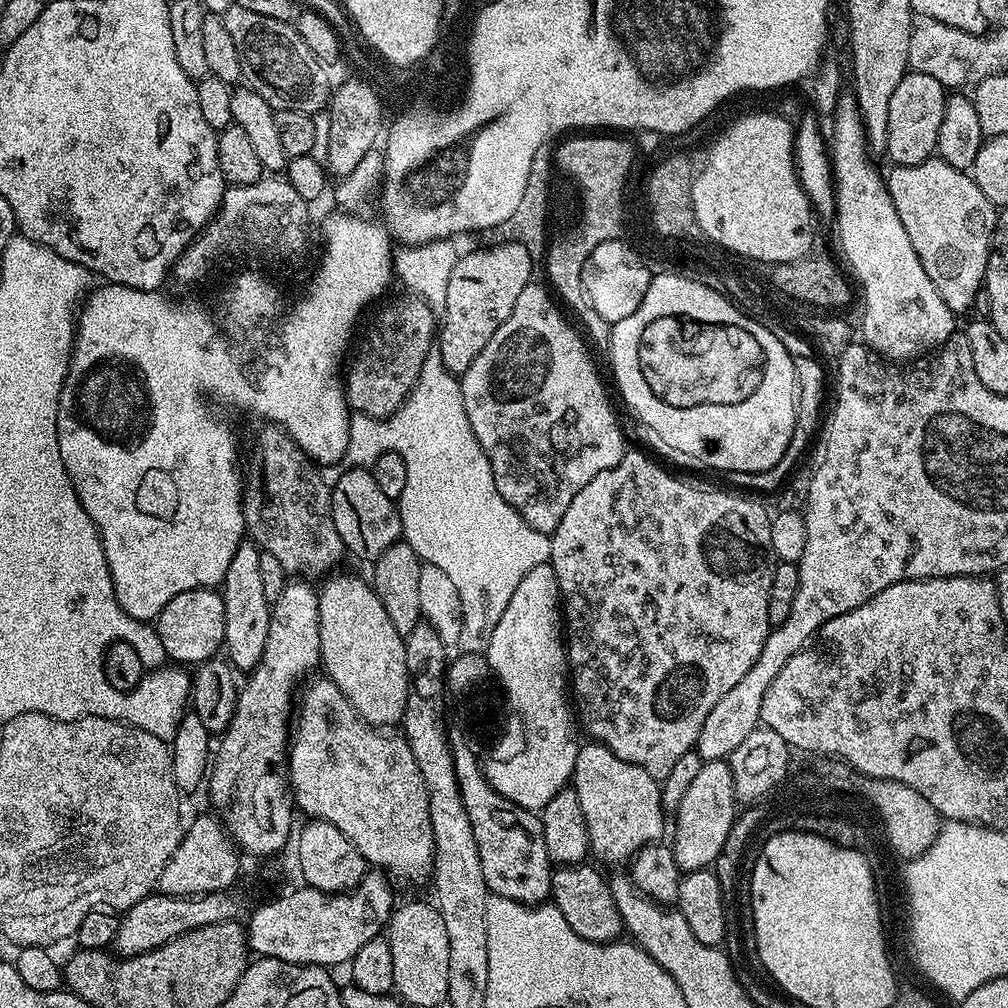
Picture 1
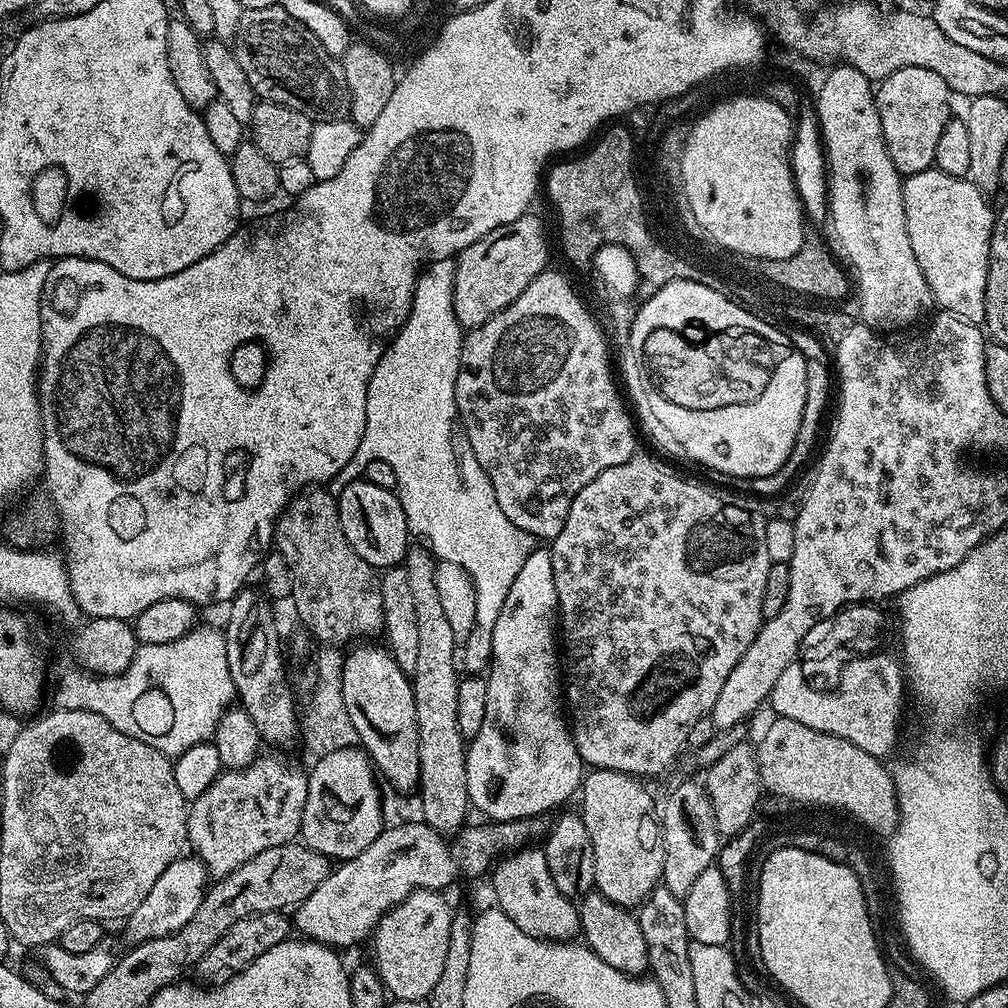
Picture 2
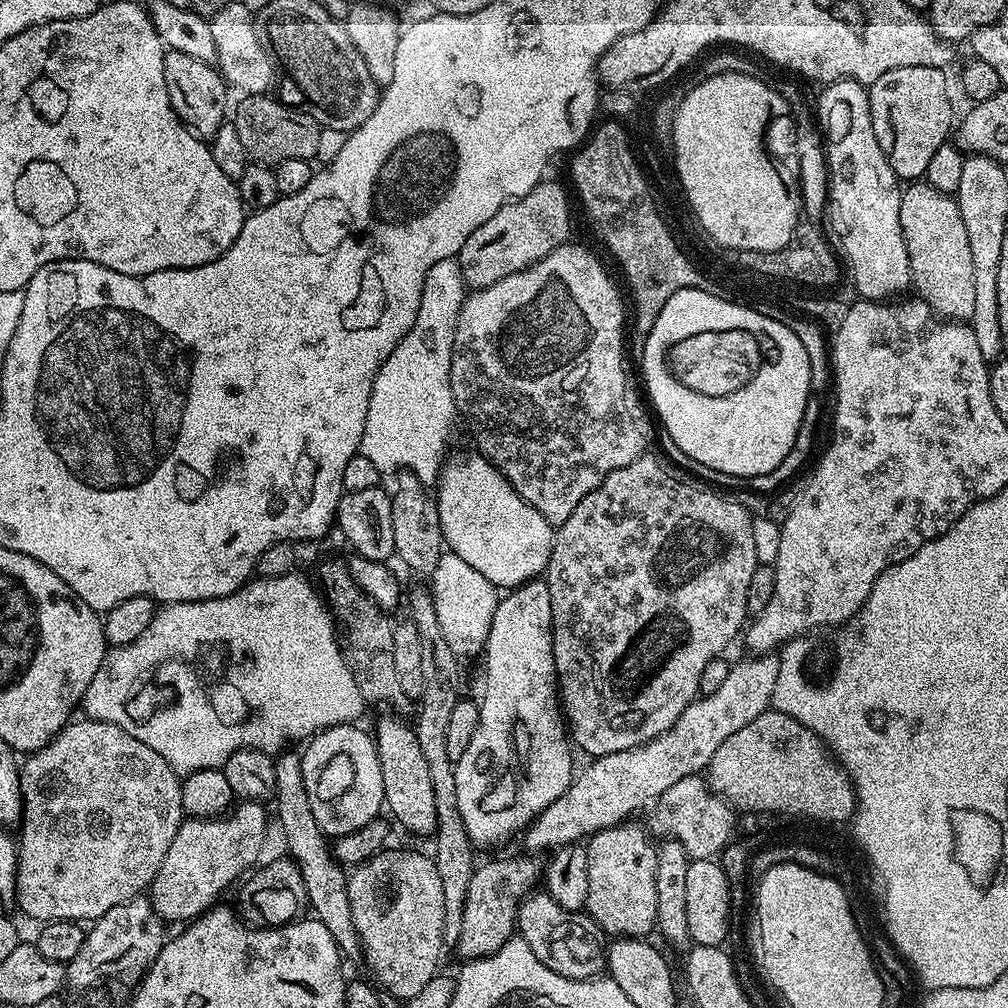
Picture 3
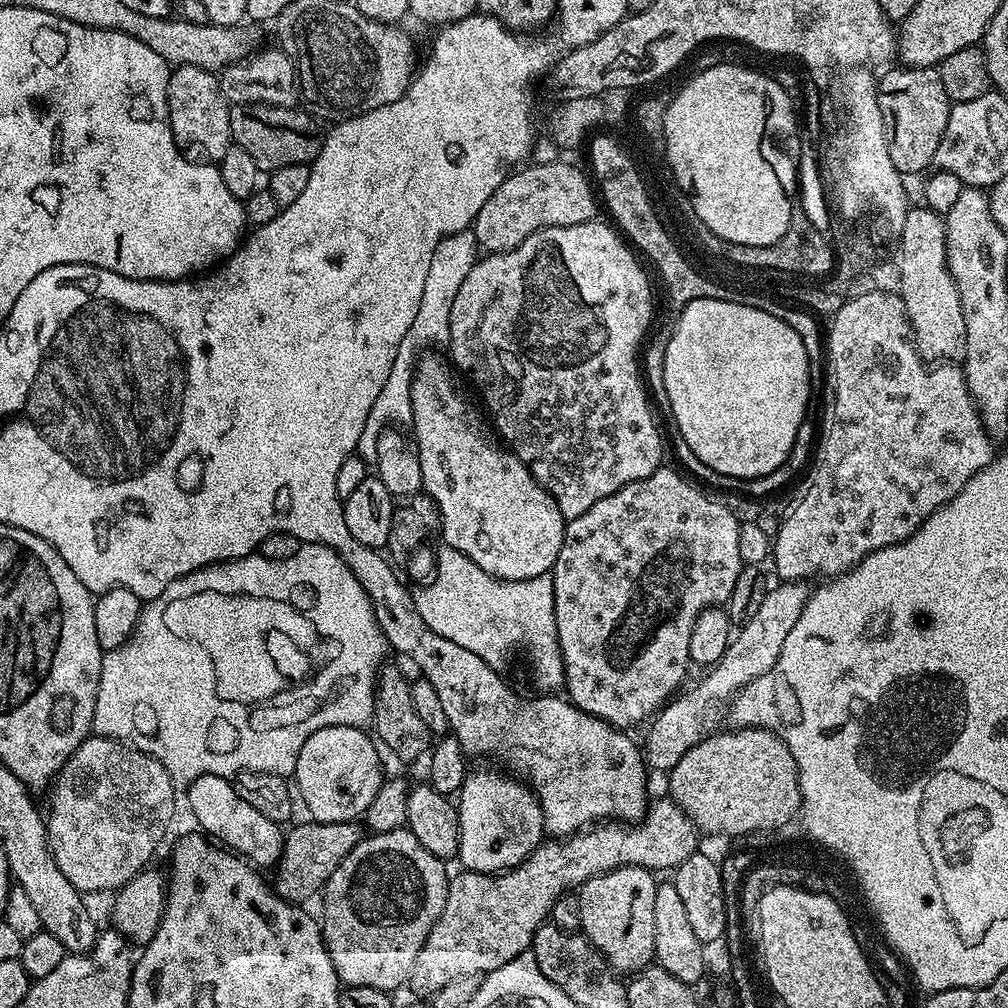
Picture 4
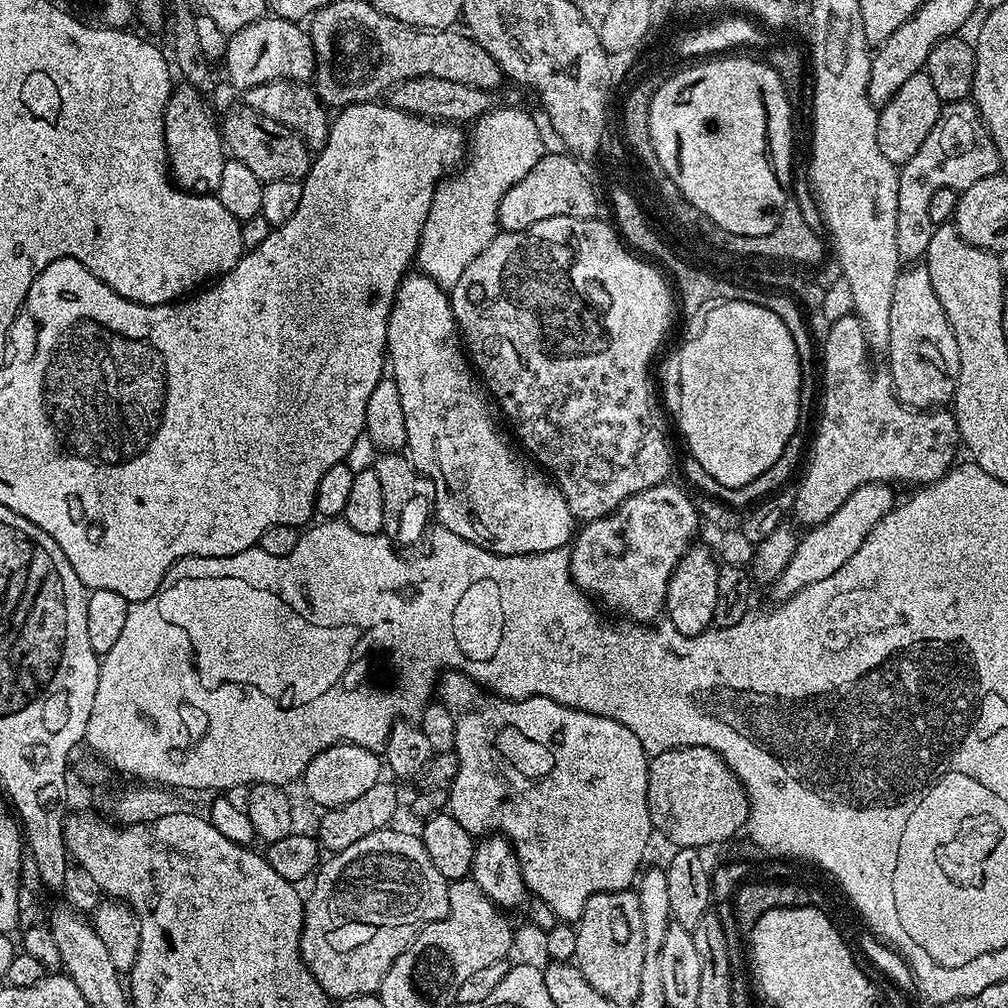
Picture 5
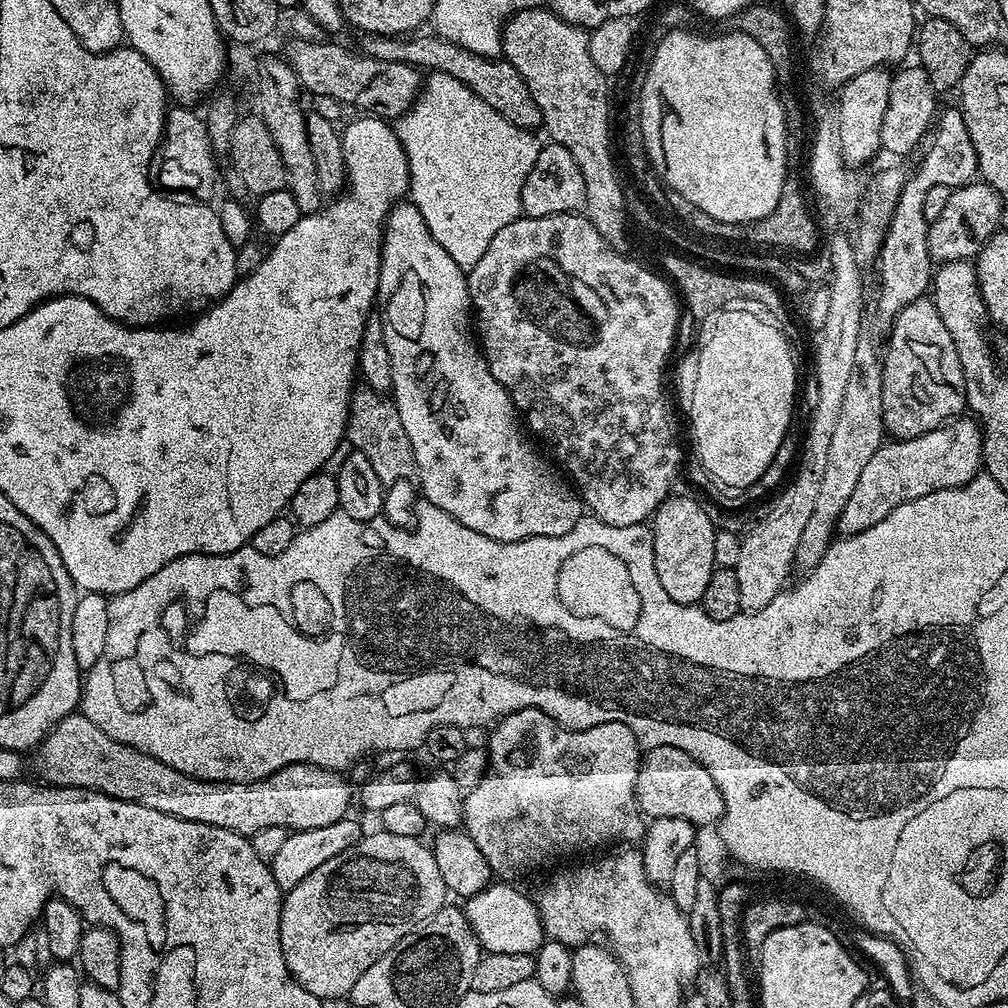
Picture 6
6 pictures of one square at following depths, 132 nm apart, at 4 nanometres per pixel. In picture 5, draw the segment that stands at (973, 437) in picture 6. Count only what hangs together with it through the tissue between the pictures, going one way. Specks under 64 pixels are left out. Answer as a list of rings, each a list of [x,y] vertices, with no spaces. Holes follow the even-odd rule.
[[[863,484],[826,518],[826,522],[811,525],[805,536],[801,535],[796,541],[796,549],[786,566],[786,570],[776,580],[771,581],[770,588],[777,597],[777,601],[783,602],[795,592],[801,592],[806,586],[814,582],[822,582],[822,578],[830,578],[834,570],[838,570],[850,558],[854,558],[854,550],[866,542],[870,530],[882,522],[887,512],[892,511],[894,499],[893,489],[886,484]]]

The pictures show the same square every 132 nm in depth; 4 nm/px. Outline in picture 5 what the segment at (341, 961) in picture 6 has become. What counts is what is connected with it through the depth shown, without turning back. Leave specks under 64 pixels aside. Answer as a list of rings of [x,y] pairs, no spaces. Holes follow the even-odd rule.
[[[396,826],[382,828],[376,833],[367,835],[366,838],[359,839],[354,845],[347,846],[341,852],[329,855],[319,865],[314,876],[315,880],[316,885],[313,886],[312,893],[307,893],[304,901],[304,925],[300,939],[300,953],[305,966],[310,970],[310,974],[314,974],[318,986],[322,986],[324,993],[336,1002],[351,996],[370,996],[379,993],[382,978],[386,978],[386,970],[390,970],[390,966],[394,966],[394,958],[398,958],[398,954],[402,954],[402,950],[406,950],[410,946],[412,939],[427,924],[441,920],[448,913],[449,881],[444,880],[442,874],[438,874],[438,869],[434,867],[434,862],[430,862],[430,854],[426,854],[426,846],[420,840],[419,835],[412,833],[411,836],[408,832],[399,832]]]

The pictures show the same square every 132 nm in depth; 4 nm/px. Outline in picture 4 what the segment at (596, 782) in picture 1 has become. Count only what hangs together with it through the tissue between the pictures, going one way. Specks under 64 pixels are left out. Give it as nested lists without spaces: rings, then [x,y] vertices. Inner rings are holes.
[[[626,864],[592,876],[578,889],[583,935],[617,973],[635,974],[654,960],[654,894],[657,877],[649,869]]]

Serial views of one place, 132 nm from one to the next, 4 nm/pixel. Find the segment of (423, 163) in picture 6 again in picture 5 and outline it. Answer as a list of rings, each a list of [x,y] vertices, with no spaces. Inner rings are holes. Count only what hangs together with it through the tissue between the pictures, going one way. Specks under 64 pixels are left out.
[[[496,106],[477,117],[471,125],[472,140],[470,136],[470,143],[466,148],[466,163],[452,174],[457,176],[449,175],[437,183],[436,193],[430,202],[430,214],[426,214],[420,247],[416,250],[414,260],[424,275],[445,290],[456,285],[458,278],[462,278],[466,271],[466,266],[470,266],[470,262],[474,262],[474,258],[478,258],[478,254],[482,254],[482,250],[486,250],[486,246],[490,246],[495,238],[498,231],[498,206],[506,190],[510,190],[510,186],[514,186],[514,182],[521,180],[524,175],[530,174],[530,169],[538,166],[538,162],[546,155],[541,135],[534,126],[534,119],[529,114],[519,116],[516,110],[512,106]]]

